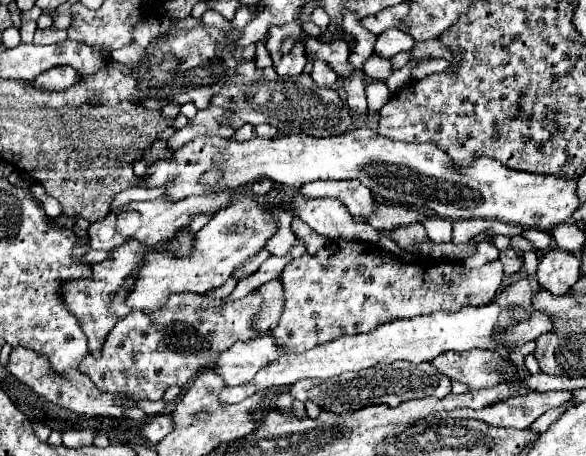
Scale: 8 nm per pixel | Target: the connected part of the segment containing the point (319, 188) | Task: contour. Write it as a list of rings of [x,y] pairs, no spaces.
[[[314,180],[298,188],[304,198],[338,198],[342,200],[352,216],[368,218],[374,210],[376,198],[372,192],[356,180]]]

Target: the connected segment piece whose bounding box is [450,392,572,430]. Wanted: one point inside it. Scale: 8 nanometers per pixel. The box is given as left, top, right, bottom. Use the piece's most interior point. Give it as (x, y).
(520, 410)

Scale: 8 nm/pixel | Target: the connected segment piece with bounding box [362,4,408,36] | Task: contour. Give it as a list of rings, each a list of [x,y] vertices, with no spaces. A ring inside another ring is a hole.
[[[400,4],[400,6],[392,6],[388,10],[382,10],[376,16],[368,16],[362,20],[362,26],[372,32],[372,34],[382,34],[388,28],[396,28],[396,22],[400,22],[400,18],[404,18],[404,14],[408,14],[408,4]]]

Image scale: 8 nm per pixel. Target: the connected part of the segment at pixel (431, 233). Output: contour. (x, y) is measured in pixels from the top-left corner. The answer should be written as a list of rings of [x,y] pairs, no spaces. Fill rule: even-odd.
[[[428,216],[426,222],[422,222],[426,228],[426,234],[432,242],[450,242],[452,236],[452,222],[438,218],[438,216]]]

